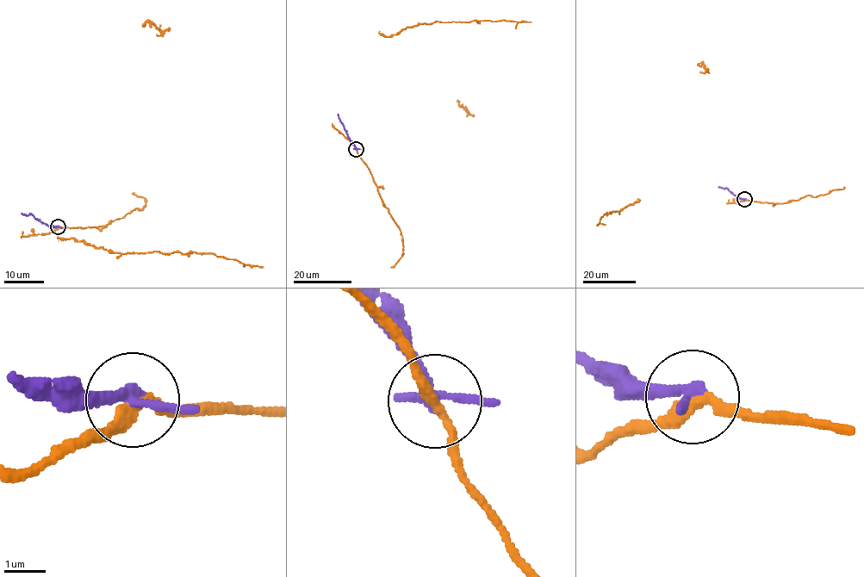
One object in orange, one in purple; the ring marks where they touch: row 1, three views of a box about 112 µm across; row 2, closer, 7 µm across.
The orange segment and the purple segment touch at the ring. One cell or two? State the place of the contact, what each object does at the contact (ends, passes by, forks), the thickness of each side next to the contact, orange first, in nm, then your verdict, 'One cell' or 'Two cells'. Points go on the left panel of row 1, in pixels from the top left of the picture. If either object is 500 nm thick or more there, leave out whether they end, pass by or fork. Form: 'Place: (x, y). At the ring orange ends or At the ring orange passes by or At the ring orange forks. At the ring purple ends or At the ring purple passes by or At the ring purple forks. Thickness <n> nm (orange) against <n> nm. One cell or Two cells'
Place: (58, 226). At the ring orange passes by. At the ring purple passes by. Thickness 260 nm (orange) against 280 nm. Two cells

